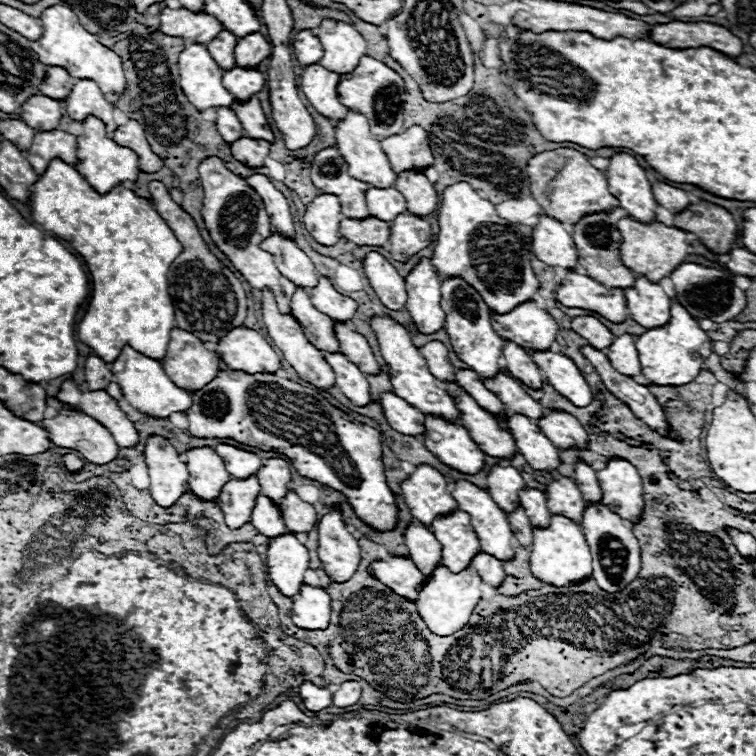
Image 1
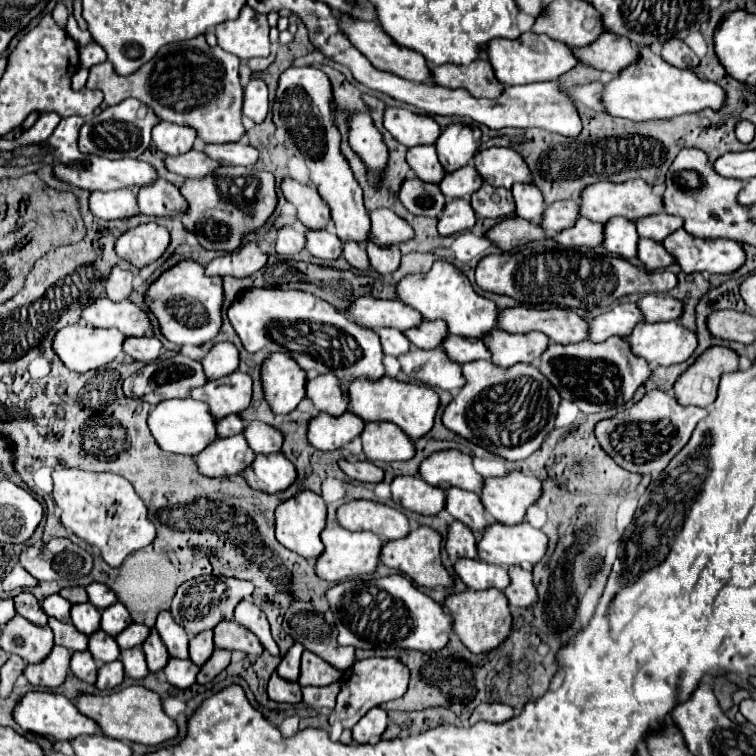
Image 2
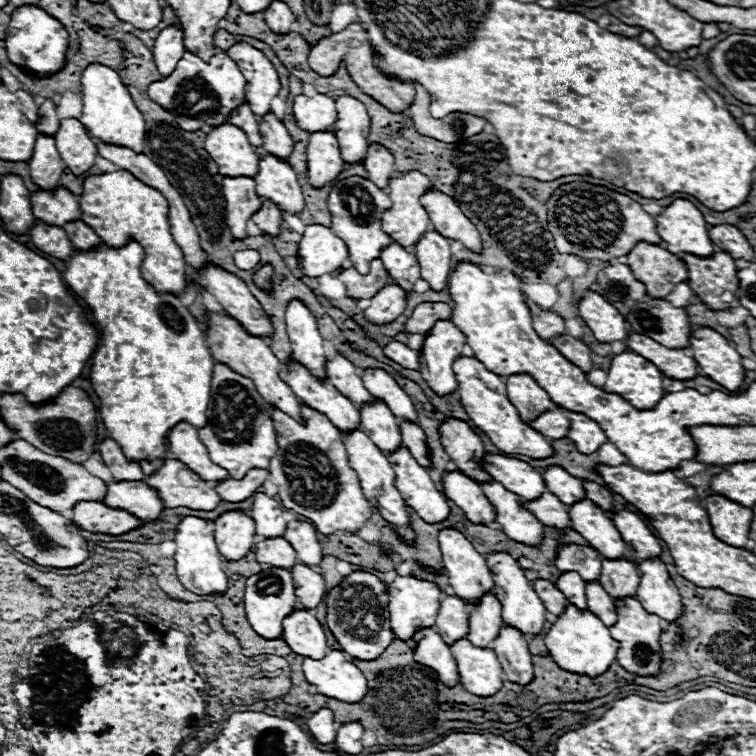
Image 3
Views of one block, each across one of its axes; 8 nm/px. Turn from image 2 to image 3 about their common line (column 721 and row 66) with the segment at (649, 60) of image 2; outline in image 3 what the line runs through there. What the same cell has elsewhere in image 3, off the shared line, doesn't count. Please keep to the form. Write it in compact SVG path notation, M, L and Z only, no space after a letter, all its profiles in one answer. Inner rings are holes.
M88 64L82 72L82 104L84 112L80 122L86 126L92 138L98 138L108 144L118 144L132 148L134 152L142 152L144 142L144 116L136 108L130 92L122 84L118 72L104 64Z

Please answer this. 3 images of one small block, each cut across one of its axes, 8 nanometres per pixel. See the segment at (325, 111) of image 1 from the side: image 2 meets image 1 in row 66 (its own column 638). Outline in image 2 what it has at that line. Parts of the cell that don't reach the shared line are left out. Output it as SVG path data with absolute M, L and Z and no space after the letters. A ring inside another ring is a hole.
M620 304L590 322L590 340L604 342L610 336L628 338L632 328L640 322L644 322L644 314L640 312L638 304Z

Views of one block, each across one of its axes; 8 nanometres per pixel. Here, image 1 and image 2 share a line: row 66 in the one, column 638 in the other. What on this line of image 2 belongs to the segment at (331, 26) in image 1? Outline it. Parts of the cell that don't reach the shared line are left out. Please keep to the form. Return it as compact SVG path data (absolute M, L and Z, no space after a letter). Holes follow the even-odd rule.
M642 322L628 338L636 356L646 358L652 366L672 366L686 362L698 346L696 332L678 322Z

